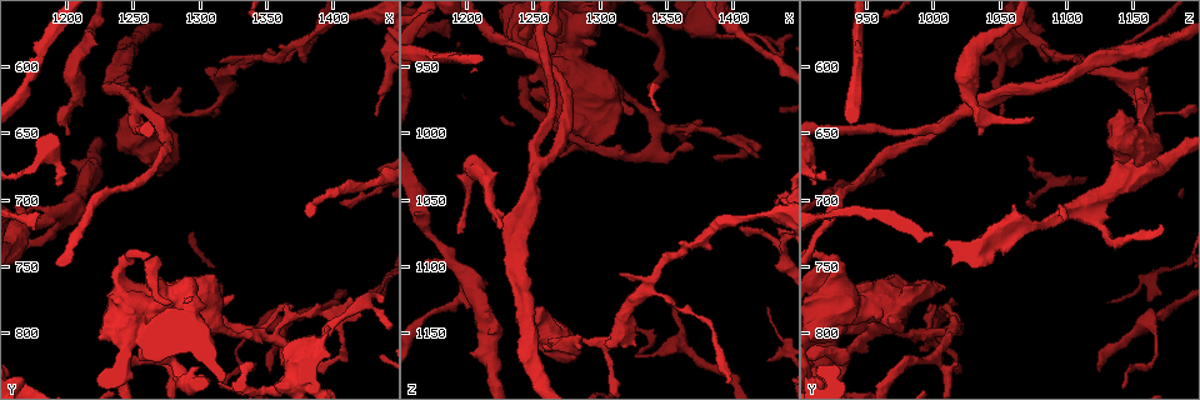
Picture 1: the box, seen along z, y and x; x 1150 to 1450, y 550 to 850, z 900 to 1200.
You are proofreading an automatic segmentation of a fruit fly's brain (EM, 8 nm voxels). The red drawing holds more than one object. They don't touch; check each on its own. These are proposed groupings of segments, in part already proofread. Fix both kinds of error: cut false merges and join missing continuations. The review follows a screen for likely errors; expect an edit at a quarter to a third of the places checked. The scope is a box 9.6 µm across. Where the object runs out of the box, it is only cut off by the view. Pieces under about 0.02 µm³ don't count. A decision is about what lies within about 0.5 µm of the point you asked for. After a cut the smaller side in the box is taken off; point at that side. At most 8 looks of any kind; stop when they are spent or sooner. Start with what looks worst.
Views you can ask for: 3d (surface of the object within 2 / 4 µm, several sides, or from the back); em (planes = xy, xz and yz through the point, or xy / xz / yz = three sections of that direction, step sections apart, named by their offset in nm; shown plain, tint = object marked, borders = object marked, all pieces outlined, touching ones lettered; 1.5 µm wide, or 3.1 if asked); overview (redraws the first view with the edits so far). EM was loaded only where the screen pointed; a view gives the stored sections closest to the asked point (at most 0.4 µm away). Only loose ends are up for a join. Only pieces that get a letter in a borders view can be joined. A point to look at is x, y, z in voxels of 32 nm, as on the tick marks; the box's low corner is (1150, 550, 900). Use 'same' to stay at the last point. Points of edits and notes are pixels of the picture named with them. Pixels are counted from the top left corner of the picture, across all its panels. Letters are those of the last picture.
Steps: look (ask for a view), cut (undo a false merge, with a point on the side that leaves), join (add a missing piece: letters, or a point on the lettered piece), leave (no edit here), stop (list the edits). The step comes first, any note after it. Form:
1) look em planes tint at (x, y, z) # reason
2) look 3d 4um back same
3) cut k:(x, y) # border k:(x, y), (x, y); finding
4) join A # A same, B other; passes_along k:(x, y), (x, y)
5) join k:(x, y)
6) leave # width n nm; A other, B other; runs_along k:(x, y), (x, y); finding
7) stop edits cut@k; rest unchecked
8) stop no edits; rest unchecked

look 3d 4um at (1286, 616, 1152) # an open end

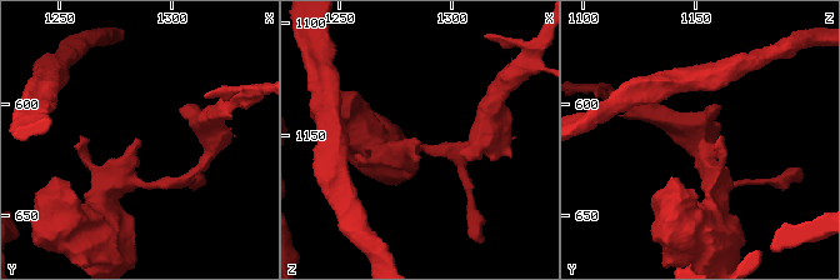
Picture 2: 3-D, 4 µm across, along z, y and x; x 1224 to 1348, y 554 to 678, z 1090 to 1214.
look em yz step 8 tint at (1284, 614, 1152)

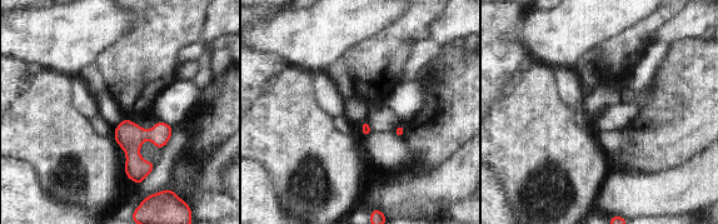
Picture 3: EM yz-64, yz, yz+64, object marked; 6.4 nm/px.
look em yz step 8 borders same # what lies round it

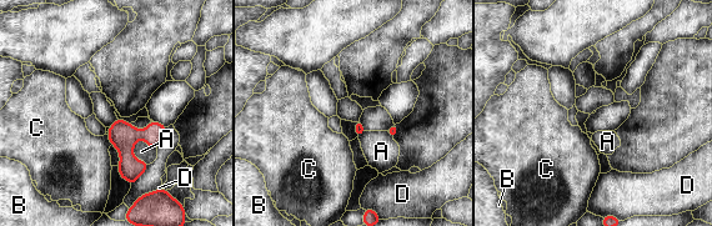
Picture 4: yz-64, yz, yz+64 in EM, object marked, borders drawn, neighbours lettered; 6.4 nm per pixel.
leave # longest_contact A 190 nm; A other, B other, C other, D other; border 4:(140, 137), (133, 154), (149, 164); no lettered piece goes on from it

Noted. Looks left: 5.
look em planes borders at (1404, 702, 1070) # branch stops here

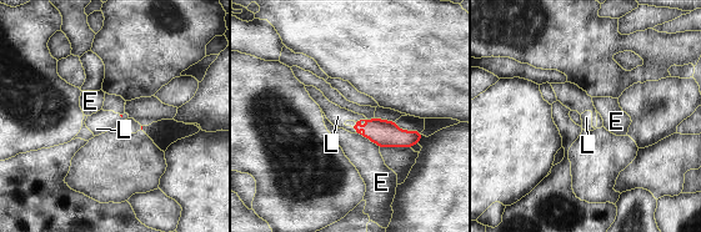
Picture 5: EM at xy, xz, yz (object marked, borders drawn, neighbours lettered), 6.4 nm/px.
join 5:(338, 116) # E other, L same; the neuron continues

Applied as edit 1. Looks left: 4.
look overview # redraw

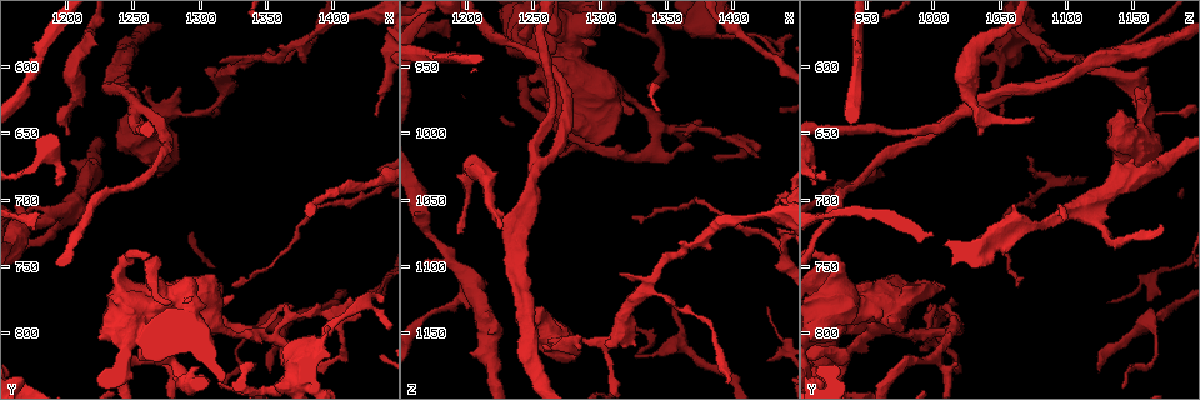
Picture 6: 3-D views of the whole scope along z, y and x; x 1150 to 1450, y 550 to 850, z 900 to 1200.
look 3d 2um at (1384, 826, 1020) # an open end

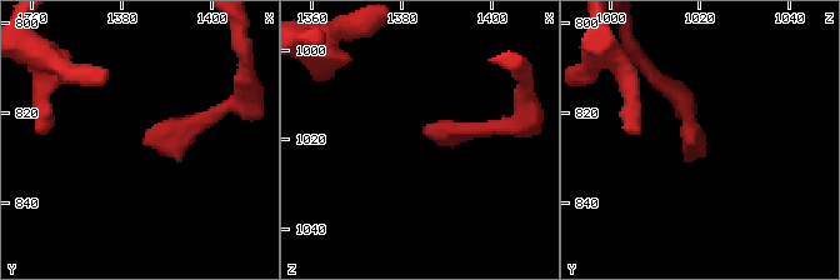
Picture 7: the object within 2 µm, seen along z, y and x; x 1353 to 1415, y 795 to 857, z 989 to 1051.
look em planes tint at (1384, 827, 1020)

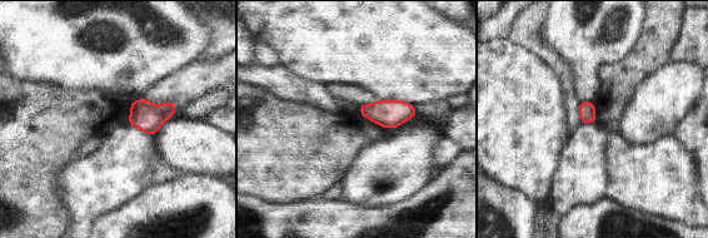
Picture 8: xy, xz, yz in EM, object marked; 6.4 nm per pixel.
look em planes borders same

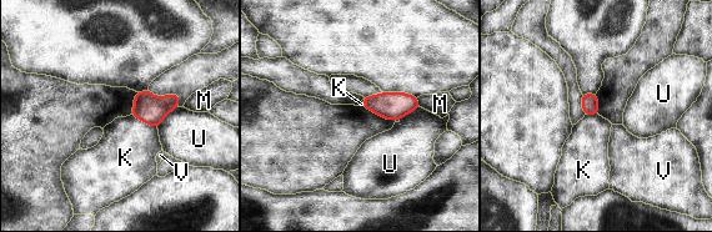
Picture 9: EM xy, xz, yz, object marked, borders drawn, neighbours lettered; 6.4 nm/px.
leave # K other, M other, U other, V other; border 9:(131, 114), (156, 127); none of them fits

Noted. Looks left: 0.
stop edits join@5; rest unchecked

